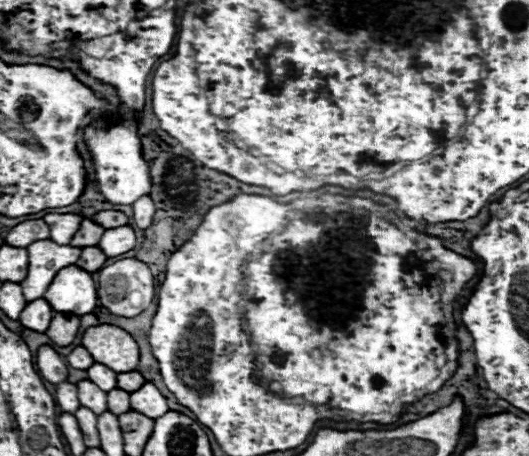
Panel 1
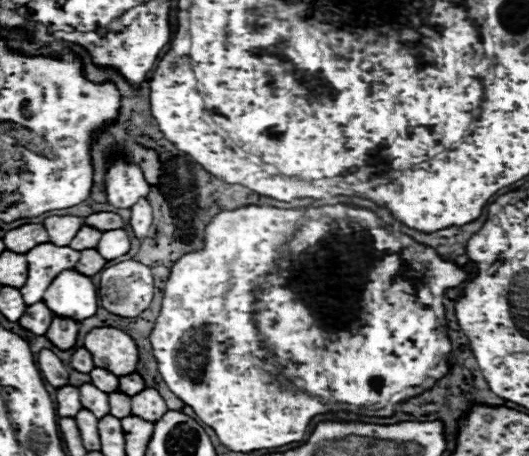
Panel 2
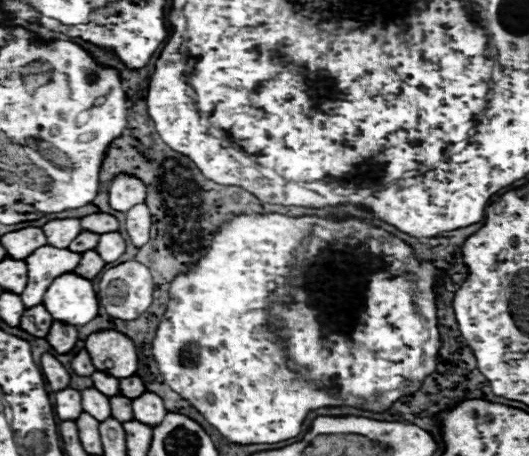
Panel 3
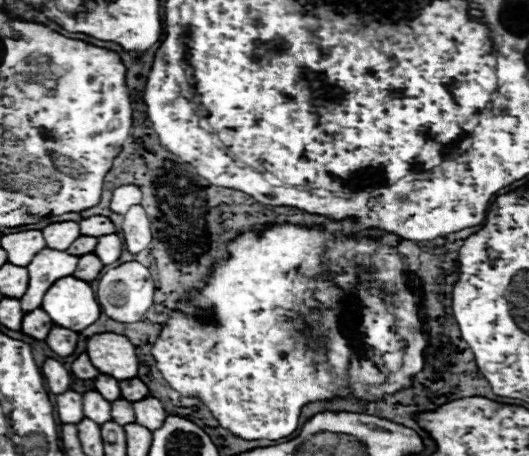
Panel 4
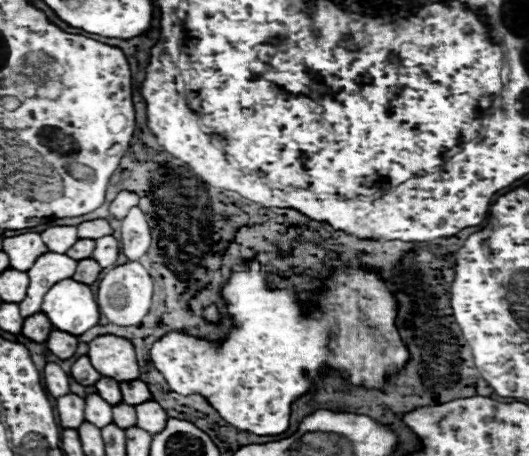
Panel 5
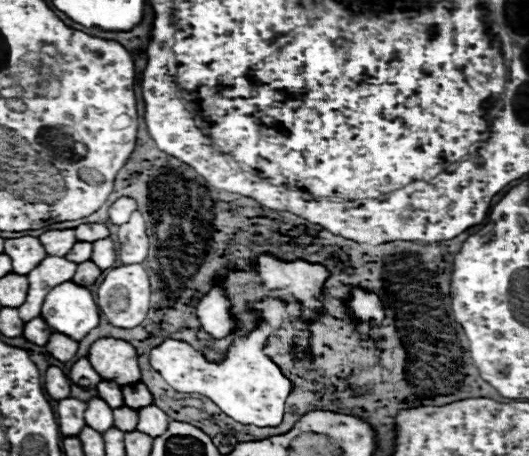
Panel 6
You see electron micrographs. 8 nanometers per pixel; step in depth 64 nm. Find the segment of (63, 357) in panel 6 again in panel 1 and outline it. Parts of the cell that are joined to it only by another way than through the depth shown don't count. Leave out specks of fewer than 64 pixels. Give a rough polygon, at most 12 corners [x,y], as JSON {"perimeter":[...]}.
{"perimeter":[[54,314],[46,334],[68,346],[76,338],[80,318]]}

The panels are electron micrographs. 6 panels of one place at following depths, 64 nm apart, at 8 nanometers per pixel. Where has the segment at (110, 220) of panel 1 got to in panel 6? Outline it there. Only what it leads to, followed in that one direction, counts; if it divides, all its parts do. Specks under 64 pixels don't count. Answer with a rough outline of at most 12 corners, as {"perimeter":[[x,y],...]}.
{"perimeter":[[80,224],[76,228],[78,242],[94,242],[108,238],[104,224]]}

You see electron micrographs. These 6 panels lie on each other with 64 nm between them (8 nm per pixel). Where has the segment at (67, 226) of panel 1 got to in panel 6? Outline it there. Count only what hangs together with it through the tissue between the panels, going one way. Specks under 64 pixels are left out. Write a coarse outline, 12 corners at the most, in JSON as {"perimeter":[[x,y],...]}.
{"perimeter":[[72,228],[48,230],[40,242],[50,256],[66,256],[76,244]]}

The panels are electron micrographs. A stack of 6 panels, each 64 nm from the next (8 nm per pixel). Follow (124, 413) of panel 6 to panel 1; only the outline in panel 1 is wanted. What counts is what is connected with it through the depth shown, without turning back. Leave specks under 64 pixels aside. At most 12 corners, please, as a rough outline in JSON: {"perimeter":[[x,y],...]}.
{"perimeter":[[126,390],[108,392],[108,410],[124,414],[130,410]]}

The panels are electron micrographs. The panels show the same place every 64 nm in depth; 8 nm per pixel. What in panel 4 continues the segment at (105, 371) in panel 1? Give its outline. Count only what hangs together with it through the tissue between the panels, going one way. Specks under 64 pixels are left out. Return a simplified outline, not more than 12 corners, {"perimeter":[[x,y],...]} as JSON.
{"perimeter":[[106,374],[94,378],[96,390],[114,402],[120,398],[120,386],[116,378]]}

